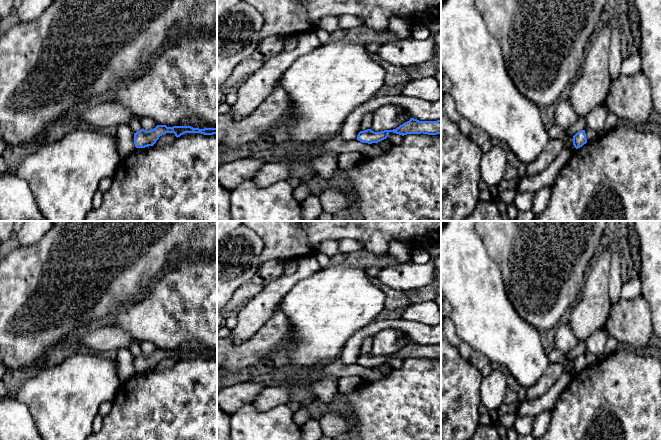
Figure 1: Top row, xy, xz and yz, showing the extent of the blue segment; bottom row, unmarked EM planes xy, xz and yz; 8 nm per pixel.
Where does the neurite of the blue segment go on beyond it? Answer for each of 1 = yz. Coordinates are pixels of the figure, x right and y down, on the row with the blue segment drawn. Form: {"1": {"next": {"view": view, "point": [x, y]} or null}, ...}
{"1": {"next": null}}

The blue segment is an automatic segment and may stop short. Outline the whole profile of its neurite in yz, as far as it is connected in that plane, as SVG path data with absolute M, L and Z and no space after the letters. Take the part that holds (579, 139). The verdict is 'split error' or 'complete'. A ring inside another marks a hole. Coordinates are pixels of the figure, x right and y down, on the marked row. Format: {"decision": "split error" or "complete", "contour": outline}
{"decision": "complete", "contour": "M581 130L579 132L577 132L574 136L573 136L573 145L576 149L582 147L584 144L587 143L587 139L586 139L586 133L585 130Z"}

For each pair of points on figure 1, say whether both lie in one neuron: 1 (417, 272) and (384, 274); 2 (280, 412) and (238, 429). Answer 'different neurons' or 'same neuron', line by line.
1: same neuron
2: same neuron

